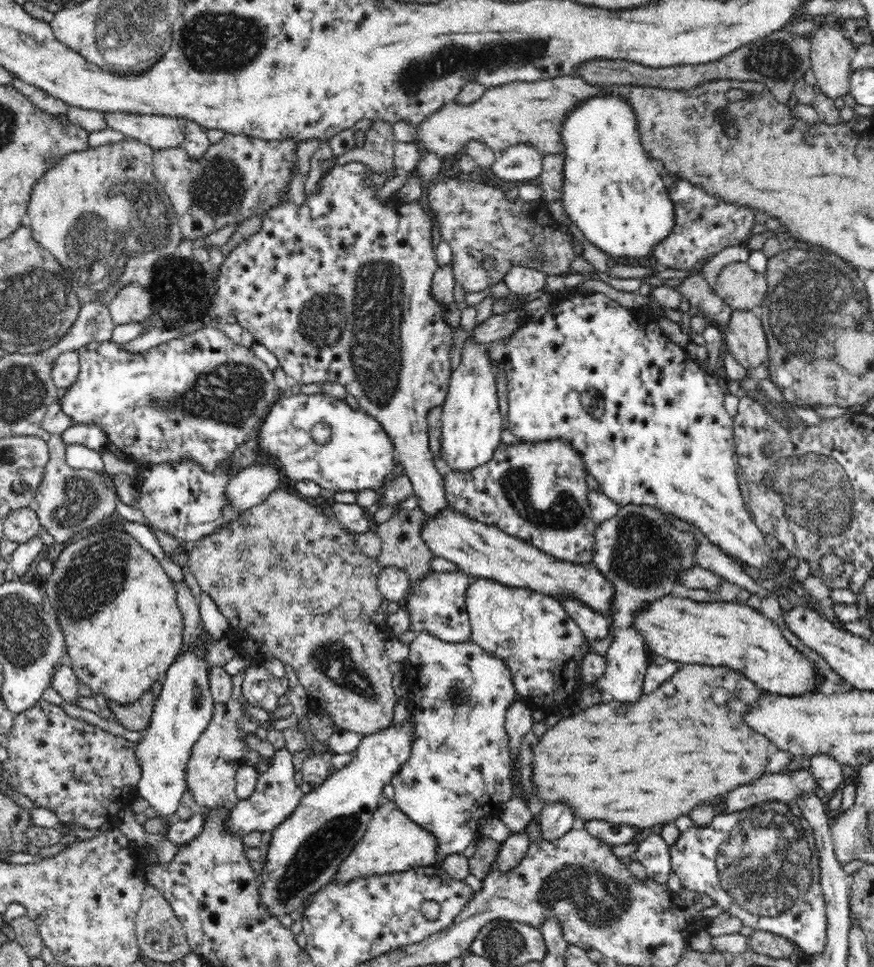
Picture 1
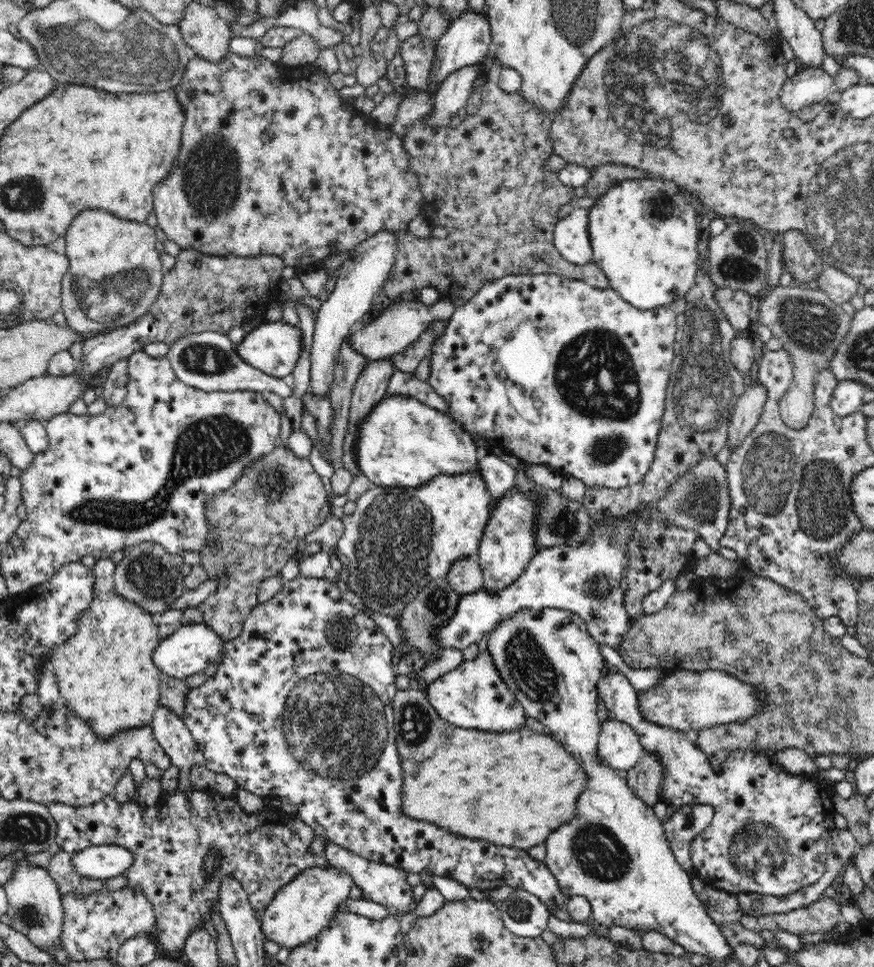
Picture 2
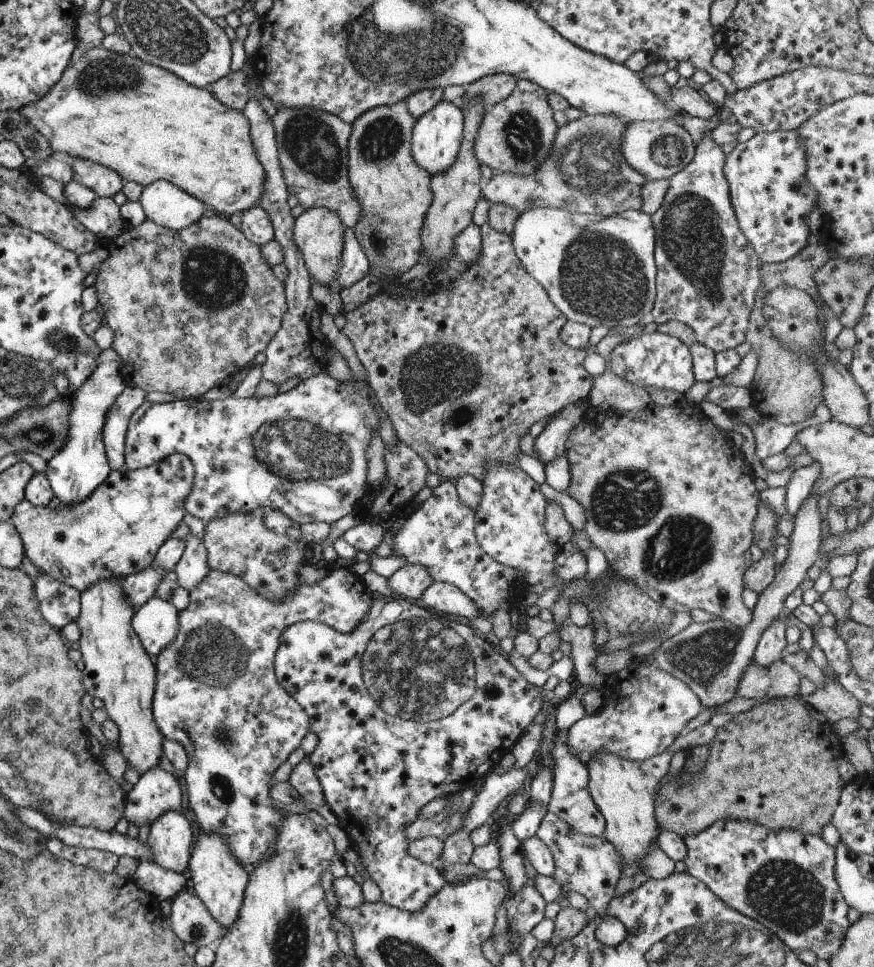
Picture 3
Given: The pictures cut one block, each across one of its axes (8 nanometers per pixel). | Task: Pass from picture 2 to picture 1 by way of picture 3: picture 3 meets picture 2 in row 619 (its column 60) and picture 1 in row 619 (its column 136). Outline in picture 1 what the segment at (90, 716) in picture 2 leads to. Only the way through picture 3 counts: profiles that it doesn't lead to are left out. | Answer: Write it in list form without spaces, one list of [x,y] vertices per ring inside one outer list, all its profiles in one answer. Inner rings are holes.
[[[104,528],[100,529],[96,534],[88,535],[77,542],[70,543],[59,553],[57,560],[53,563],[51,574],[41,584],[46,590],[48,604],[57,615],[57,621],[62,627],[70,668],[75,672],[79,680],[82,680],[84,684],[92,688],[98,696],[109,698],[118,704],[130,704],[130,702],[138,700],[144,692],[150,690],[154,683],[164,679],[166,670],[178,657],[178,653],[184,645],[183,616],[176,601],[174,581],[169,574],[166,574],[160,561],[126,531]]]

